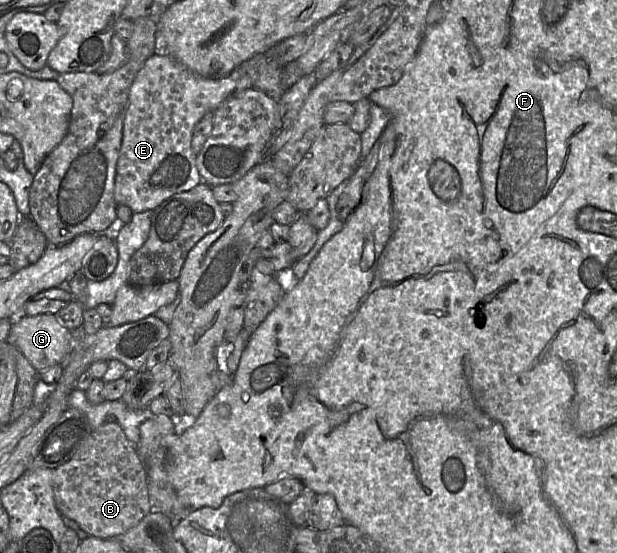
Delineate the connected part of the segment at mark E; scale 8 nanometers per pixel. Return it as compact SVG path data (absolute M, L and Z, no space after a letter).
M157 51L150 56L144 63L143 67L139 70L136 77L134 78L132 85L129 90L129 102L127 111L123 123L122 143L119 153L119 158L116 165L115 183L114 183L114 199L117 205L128 206L133 213L139 213L146 210L154 210L162 202L170 198L171 196L188 191L195 187L197 184L202 182L201 176L198 172L196 165L197 154L191 147L191 139L195 125L201 120L201 118L209 113L215 111L227 98L231 95L240 92L245 89L253 87L253 80L246 72L242 69L234 69L230 74L221 78L210 78L201 76L184 64L173 58L172 56Z

